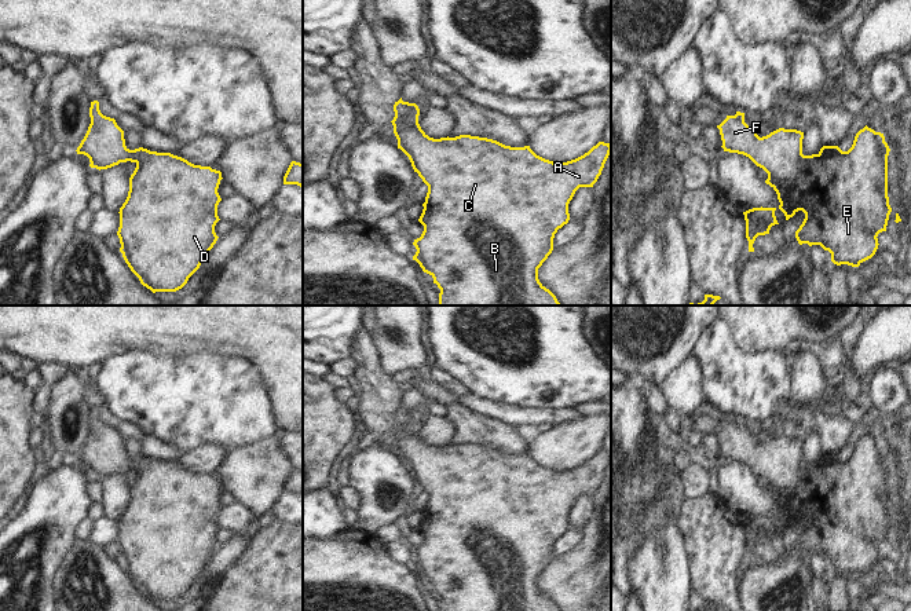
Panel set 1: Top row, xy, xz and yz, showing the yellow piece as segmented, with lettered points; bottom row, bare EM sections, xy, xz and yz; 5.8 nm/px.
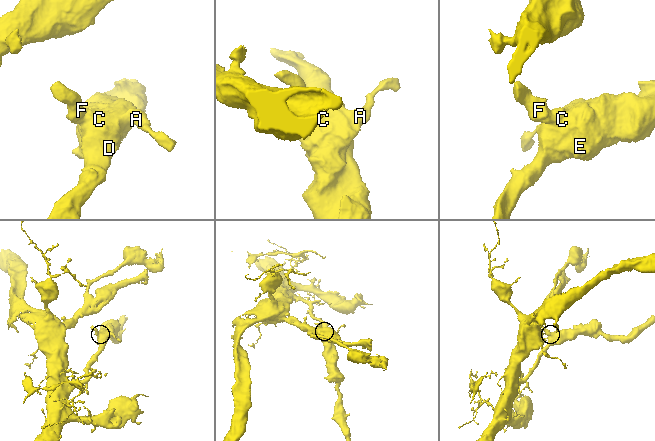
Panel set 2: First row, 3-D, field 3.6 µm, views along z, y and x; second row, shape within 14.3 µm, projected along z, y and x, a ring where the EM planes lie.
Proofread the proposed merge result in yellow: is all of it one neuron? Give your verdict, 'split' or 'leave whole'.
leave whole

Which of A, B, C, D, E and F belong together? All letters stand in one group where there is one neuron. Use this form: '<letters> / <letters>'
A B C D E F

